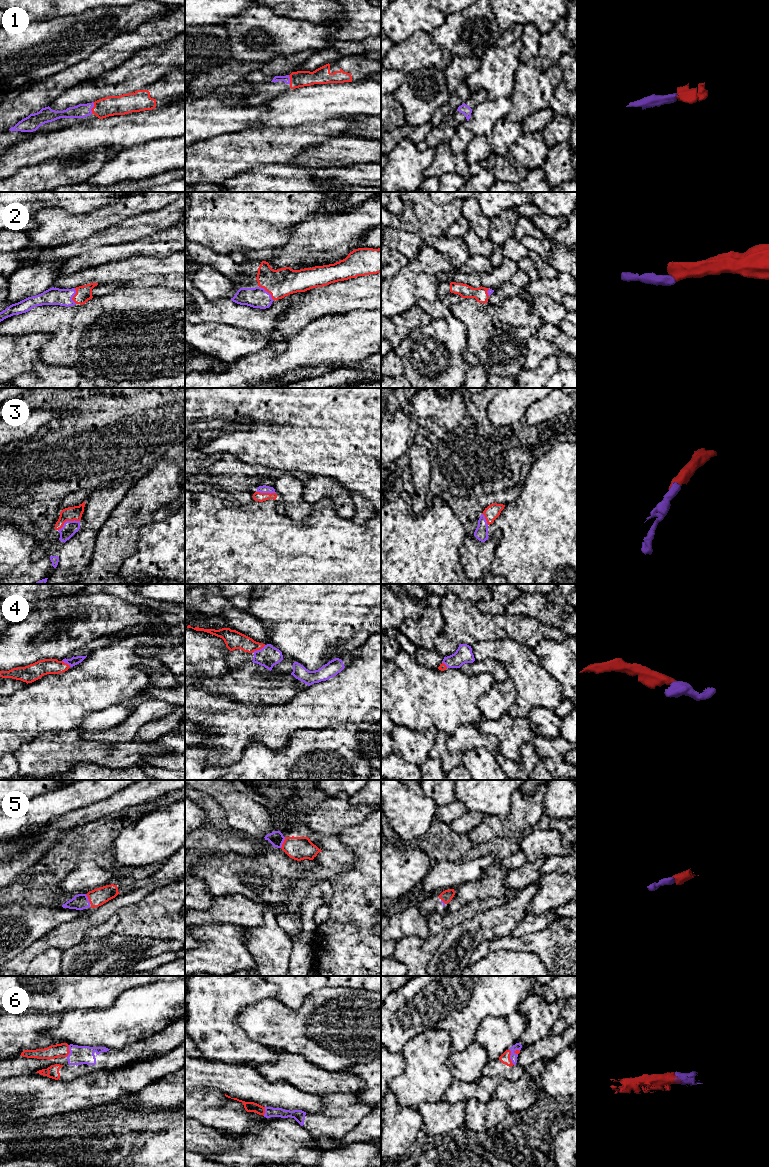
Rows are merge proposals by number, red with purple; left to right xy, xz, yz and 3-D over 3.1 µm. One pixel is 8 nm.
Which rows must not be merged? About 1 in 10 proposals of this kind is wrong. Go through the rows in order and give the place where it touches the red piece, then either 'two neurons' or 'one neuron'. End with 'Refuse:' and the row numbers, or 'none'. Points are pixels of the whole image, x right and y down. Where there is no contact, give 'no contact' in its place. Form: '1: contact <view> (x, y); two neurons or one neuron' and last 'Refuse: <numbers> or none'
1: contact xy (92, 108); one neuron
2: contact xz (268, 292); one neuron
3: contact xy (68, 520); one neuron
4: contact xz (258, 649); one neuron
5: contact xz (283, 842); one neuron
6: contact yz (509, 1057); one neuron
Refuse: none

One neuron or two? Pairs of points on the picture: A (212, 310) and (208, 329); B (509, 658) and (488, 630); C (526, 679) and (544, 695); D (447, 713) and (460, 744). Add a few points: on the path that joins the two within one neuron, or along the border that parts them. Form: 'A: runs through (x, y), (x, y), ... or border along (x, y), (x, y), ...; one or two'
A: border along (195, 322), (226, 322), (233, 326); two
B: border along (518, 642), (495, 639), (472, 645); two
C: runs through (530, 681), (540, 691); one
D: border along (476, 725), (460, 724), (449, 735); two

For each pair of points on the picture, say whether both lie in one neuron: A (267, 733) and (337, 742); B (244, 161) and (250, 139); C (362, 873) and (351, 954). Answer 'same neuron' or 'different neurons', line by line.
A: different neurons
B: same neuron
C: same neuron

